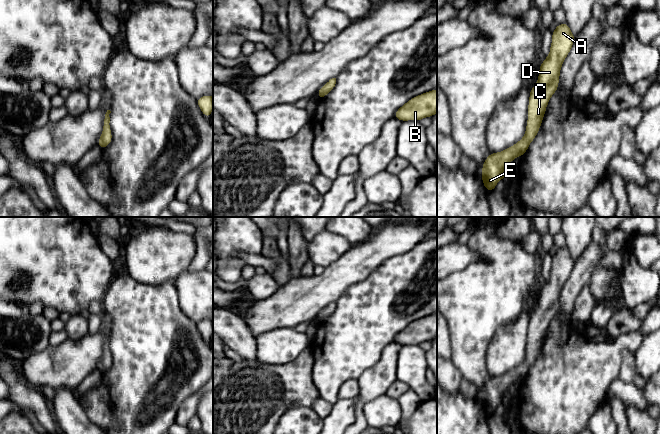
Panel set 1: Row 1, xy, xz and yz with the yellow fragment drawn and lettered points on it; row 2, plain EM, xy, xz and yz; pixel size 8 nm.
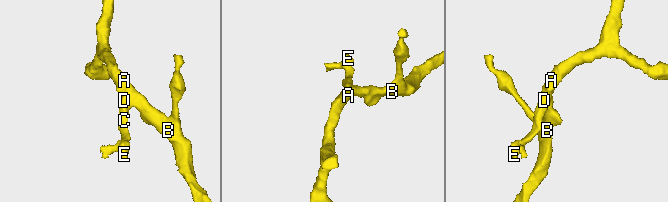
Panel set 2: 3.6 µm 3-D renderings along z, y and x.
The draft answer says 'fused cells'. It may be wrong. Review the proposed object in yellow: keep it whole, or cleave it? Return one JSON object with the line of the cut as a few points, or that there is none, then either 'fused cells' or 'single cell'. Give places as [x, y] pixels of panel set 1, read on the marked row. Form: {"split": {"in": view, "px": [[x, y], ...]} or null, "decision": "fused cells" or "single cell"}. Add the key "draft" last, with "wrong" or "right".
{"split": null, "decision": "single cell", "draft": "wrong"}

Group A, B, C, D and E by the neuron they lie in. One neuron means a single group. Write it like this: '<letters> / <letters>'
A B C D E

